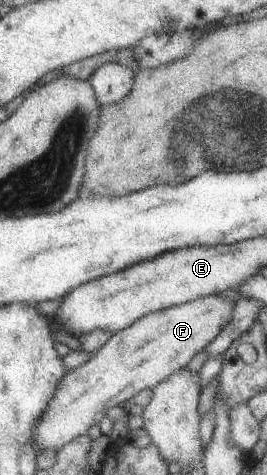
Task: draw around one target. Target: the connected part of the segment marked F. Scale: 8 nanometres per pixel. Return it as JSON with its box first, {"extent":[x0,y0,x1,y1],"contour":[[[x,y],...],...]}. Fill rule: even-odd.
{"extent":[32,295,232,451],"contour":[[[207,295],[186,303],[170,306],[165,310],[146,314],[134,320],[124,329],[114,332],[86,362],[71,370],[57,381],[57,386],[45,405],[42,415],[32,428],[32,443],[40,449],[58,451],[64,444],[78,436],[85,435],[87,430],[97,424],[99,418],[111,407],[121,405],[125,400],[133,398],[145,388],[152,389],[161,381],[169,378],[179,369],[185,369],[187,363],[197,352],[202,351],[210,340],[225,326],[232,315],[232,302],[217,295]]]}

